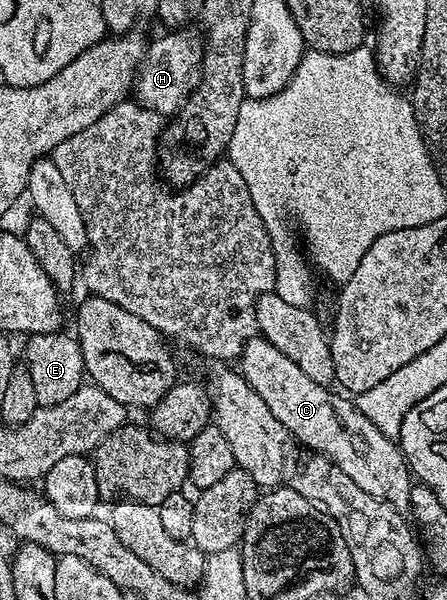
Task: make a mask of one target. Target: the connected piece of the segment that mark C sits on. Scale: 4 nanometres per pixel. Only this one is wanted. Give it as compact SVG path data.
M261 335L254 336L244 346L240 364L242 378L249 383L252 391L256 391L256 395L260 395L260 399L264 399L264 403L268 403L268 411L272 411L272 415L280 419L293 440L295 437L300 444L307 445L310 451L326 457L333 465L340 467L340 471L344 471L344 475L348 475L348 479L352 479L352 483L359 485L363 491L368 491L368 495L389 501L399 511L409 510L412 474L401 448L391 438L384 436L376 423L365 417L349 396L341 392L329 393L331 390L327 386L308 379L308 375L304 375L304 371L300 371L300 367L296 367L296 363L292 363L288 355L284 355L284 351L280 351Z

